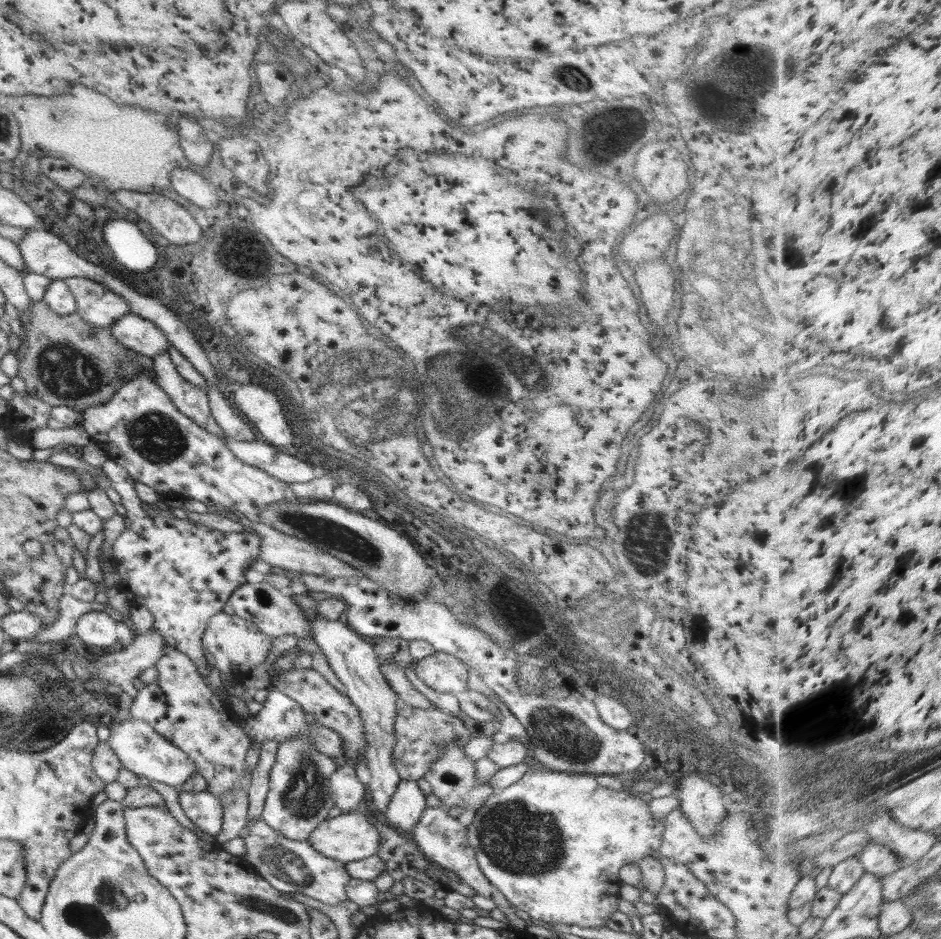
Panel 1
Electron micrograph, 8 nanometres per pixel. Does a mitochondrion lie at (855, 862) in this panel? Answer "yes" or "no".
no

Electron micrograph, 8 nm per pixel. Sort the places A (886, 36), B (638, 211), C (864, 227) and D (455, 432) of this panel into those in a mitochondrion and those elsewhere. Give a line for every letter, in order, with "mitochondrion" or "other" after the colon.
A: mitochondrion
B: other
C: other
D: mitochondrion

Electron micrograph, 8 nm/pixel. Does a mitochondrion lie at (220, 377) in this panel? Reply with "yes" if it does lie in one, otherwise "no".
no

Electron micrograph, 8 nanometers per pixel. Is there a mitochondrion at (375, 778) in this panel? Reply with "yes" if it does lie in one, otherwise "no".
no

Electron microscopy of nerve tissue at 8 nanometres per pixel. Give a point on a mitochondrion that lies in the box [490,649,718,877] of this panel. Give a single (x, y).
(564, 736)

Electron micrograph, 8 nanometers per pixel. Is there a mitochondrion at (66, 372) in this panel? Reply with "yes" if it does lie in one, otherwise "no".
yes

